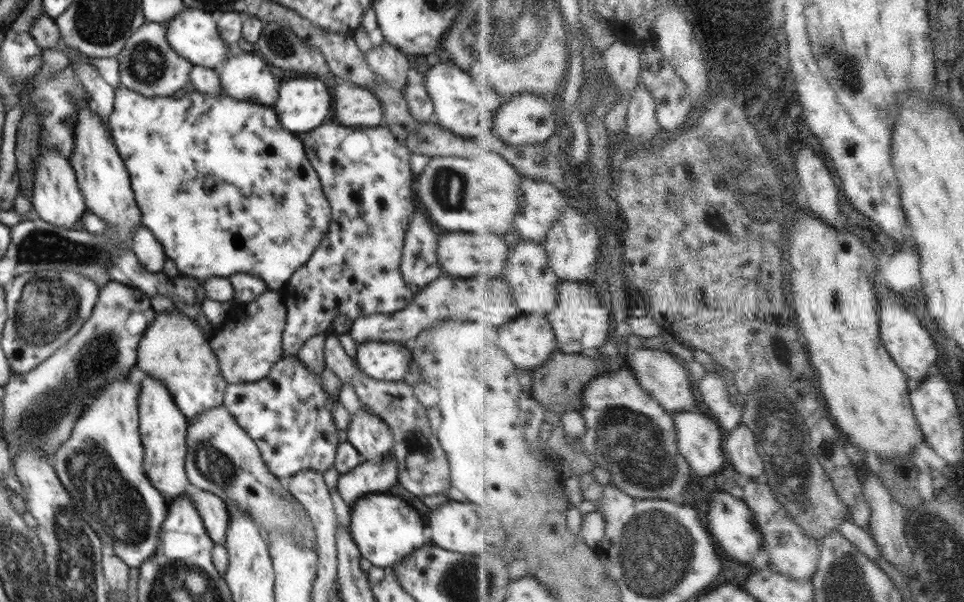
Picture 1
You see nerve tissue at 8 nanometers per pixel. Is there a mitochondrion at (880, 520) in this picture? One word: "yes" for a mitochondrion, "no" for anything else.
no

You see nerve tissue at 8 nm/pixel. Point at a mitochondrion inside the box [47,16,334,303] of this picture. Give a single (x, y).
(145, 64)

